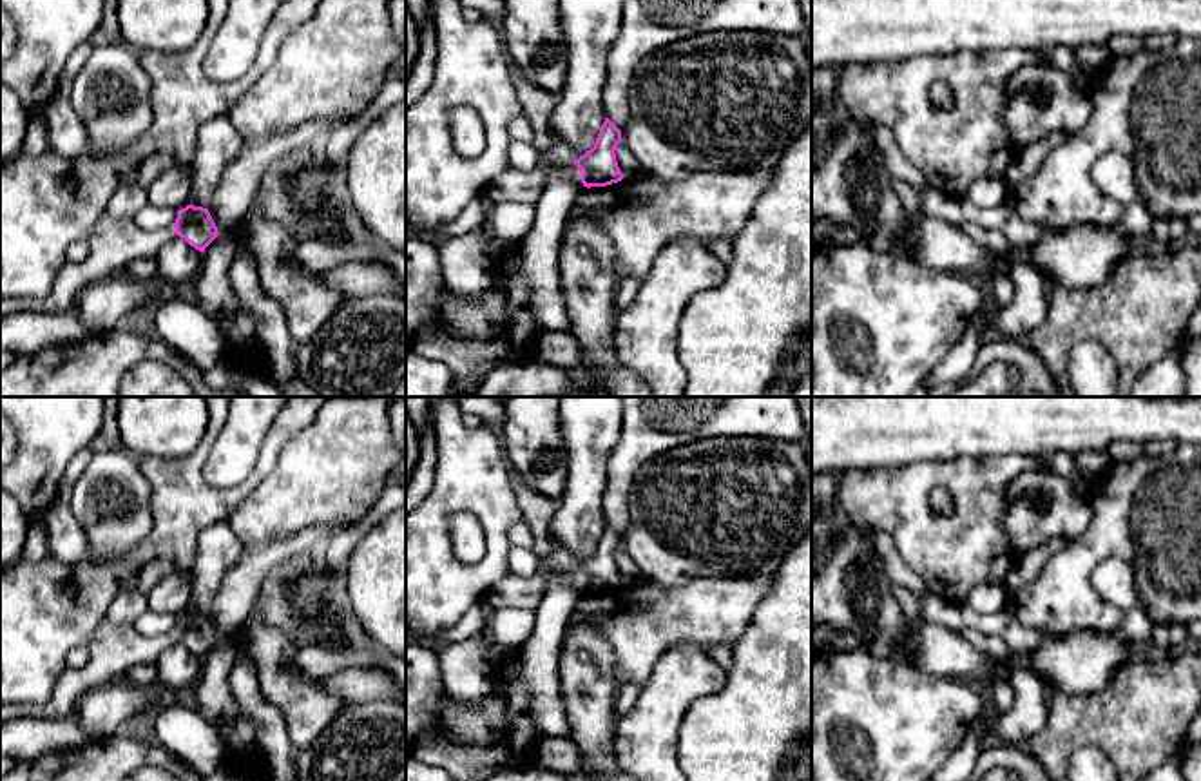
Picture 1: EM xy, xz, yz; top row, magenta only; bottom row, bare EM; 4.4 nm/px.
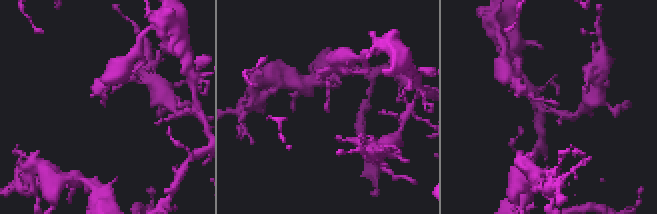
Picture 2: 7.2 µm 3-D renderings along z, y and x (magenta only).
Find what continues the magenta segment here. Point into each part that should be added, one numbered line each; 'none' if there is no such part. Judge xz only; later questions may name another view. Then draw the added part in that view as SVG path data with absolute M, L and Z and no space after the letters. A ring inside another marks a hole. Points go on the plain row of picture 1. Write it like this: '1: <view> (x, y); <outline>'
1: xz (513, 591); M560 549L549 558L542 558L533 576L524 578L509 573L489 591L485 600L491 607L536 609L552 571L563 571L569 583L581 585L576 565L576 560L567 551Z

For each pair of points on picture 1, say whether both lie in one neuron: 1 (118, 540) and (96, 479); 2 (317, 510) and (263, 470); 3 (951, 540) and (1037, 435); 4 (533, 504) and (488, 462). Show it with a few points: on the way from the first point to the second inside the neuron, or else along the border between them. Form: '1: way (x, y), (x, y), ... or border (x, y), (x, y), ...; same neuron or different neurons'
1: way (115, 526), (111, 493); same neuron
2: border (292, 437), (281, 450), (274, 470), (240, 504); different neurons
3: border (1037, 455), (1006, 453), (991, 457); different neurons
4: border (509, 468), (509, 484), (524, 519); different neurons

